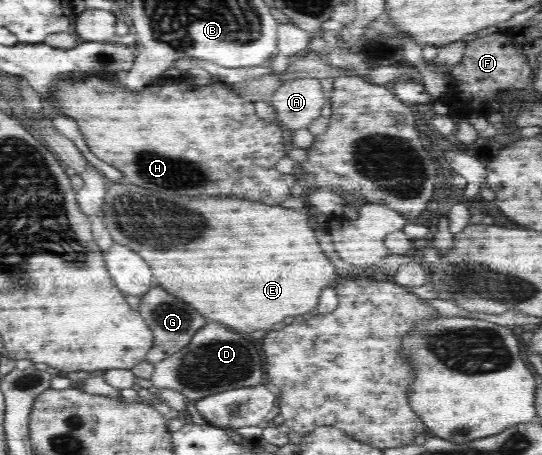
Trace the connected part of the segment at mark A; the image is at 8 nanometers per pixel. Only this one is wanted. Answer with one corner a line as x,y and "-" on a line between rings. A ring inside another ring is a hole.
296,77
295,81
286,81
270,98
270,104
275,109
277,123
286,126
290,131
308,130
311,122
320,116
324,107
324,92
317,78

